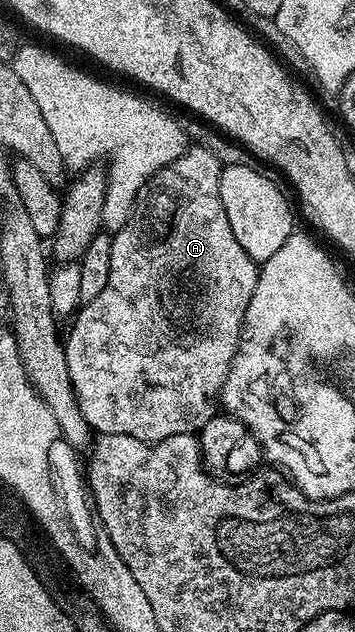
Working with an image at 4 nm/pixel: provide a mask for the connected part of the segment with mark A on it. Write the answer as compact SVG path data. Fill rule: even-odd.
M190 145L171 164L144 179L142 186L145 187L138 192L137 198L135 194L131 213L116 227L117 234L112 235L111 270L107 272L107 284L103 287L103 292L95 296L95 300L84 303L76 311L72 319L73 327L70 328L69 334L67 330L63 338L67 372L71 376L79 412L83 412L83 420L87 420L90 431L97 434L135 436L135 440L152 444L167 440L176 434L196 435L203 428L203 424L207 424L207 420L213 418L213 402L215 406L215 399L220 395L229 365L237 351L237 342L241 338L241 322L245 319L247 304L255 292L259 273L258 263L254 262L251 256L247 256L247 252L243 252L239 240L235 240L231 232L231 224L227 224L227 212L223 212L223 200L219 192L222 169L223 162L220 162L207 147Z

